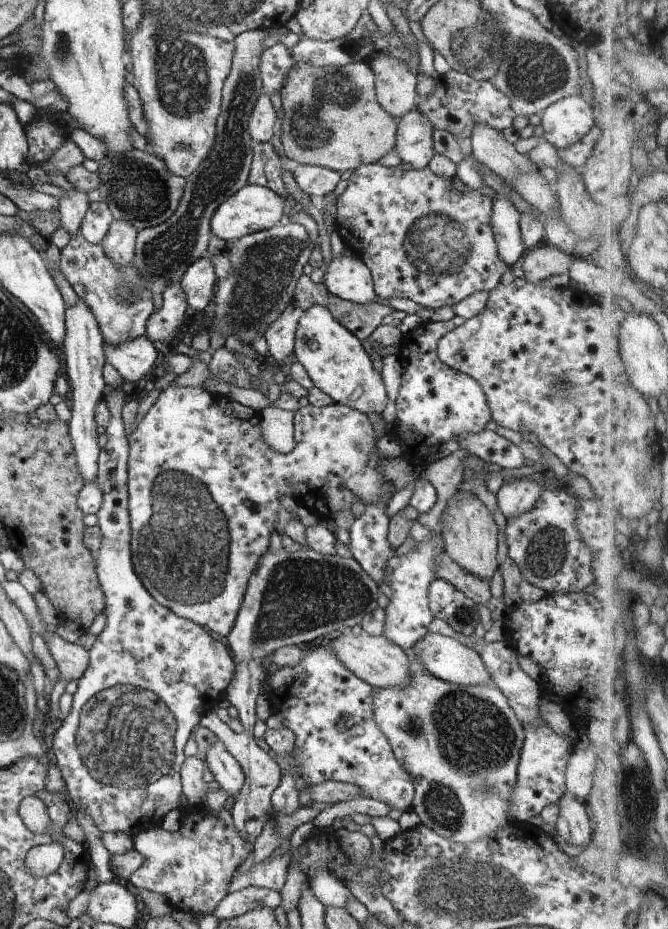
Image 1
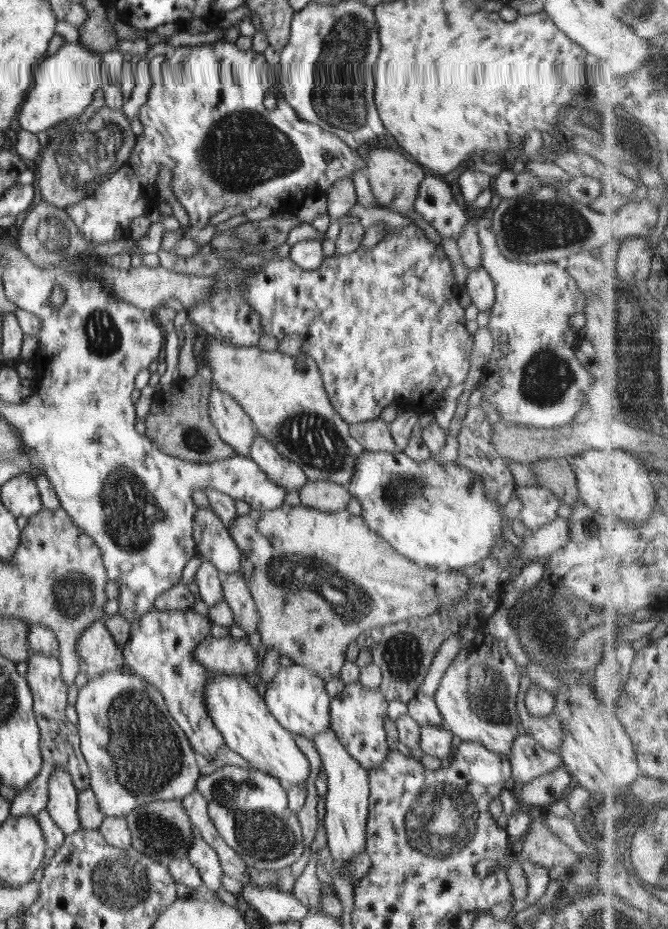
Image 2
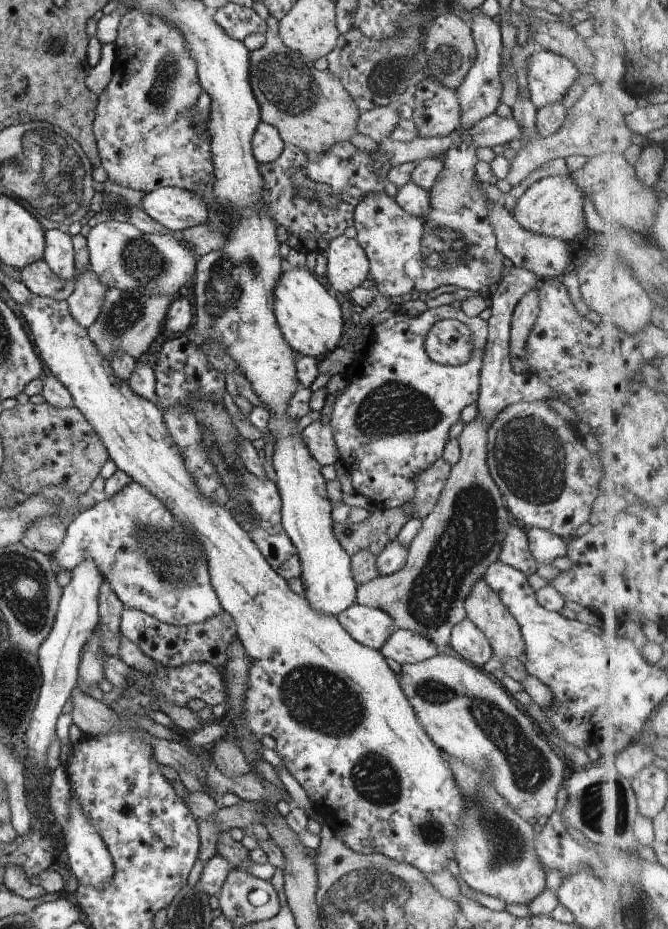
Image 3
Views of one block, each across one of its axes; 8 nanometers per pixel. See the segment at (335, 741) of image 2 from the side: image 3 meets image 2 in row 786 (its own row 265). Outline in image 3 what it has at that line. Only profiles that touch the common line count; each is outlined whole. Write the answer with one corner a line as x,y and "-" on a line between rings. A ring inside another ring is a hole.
344,234
334,237
327,248
328,282
338,291
349,294
369,276
369,258
356,239

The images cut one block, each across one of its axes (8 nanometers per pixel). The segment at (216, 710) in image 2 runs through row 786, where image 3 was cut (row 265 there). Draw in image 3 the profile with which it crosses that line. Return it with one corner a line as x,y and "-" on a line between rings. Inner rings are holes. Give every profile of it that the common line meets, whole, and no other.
284,261
283,273
275,289
274,314
287,343
300,355
320,360
339,346
345,324
342,309
336,297
313,276
313,272
308,267
293,268
288,261

